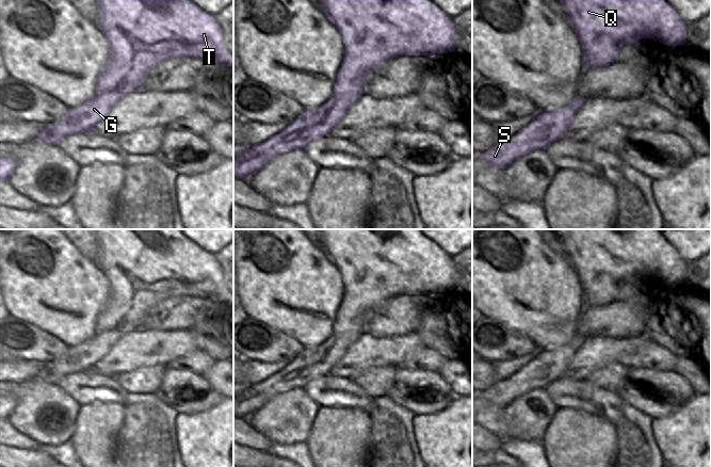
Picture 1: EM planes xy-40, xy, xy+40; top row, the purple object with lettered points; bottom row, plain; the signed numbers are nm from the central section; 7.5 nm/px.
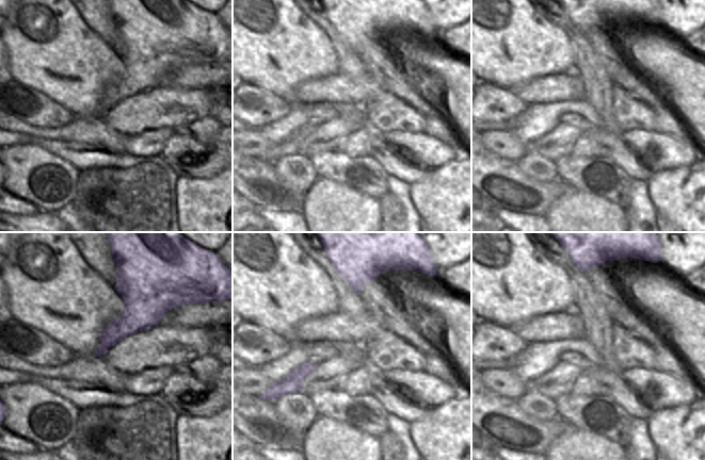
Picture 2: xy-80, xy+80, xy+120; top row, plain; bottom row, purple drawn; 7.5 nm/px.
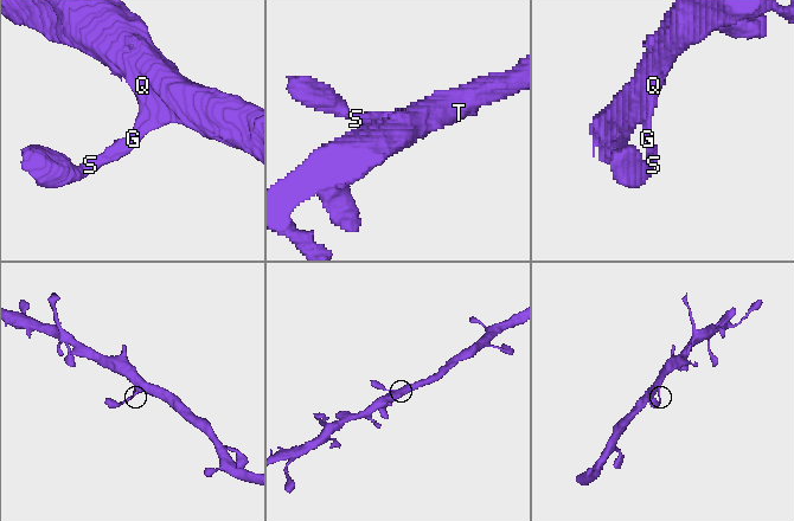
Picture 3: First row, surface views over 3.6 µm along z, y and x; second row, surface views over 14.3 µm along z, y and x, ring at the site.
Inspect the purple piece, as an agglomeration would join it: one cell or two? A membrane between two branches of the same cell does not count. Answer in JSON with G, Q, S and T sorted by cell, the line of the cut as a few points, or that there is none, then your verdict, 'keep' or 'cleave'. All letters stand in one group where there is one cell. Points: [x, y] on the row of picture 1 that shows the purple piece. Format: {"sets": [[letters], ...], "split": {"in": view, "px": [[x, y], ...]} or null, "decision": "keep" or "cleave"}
{"sets": [["G", "Q", "S", "T"]], "split": null, "decision": "keep"}

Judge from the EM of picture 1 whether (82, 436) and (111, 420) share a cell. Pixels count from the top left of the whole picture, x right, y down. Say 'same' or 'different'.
same

